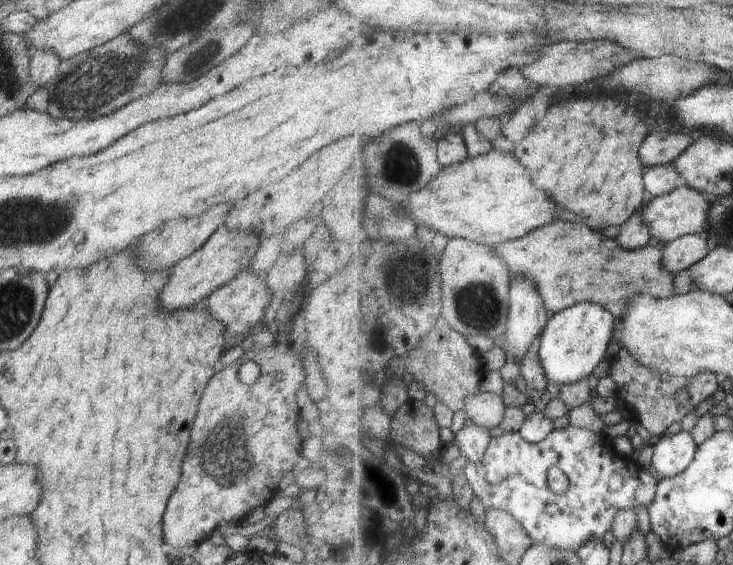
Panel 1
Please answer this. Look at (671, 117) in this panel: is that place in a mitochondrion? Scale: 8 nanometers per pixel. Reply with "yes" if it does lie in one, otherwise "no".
no

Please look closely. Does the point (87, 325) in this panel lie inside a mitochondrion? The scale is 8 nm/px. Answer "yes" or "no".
no

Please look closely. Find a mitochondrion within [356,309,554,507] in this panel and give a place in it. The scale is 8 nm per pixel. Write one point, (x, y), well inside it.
(377, 340)

